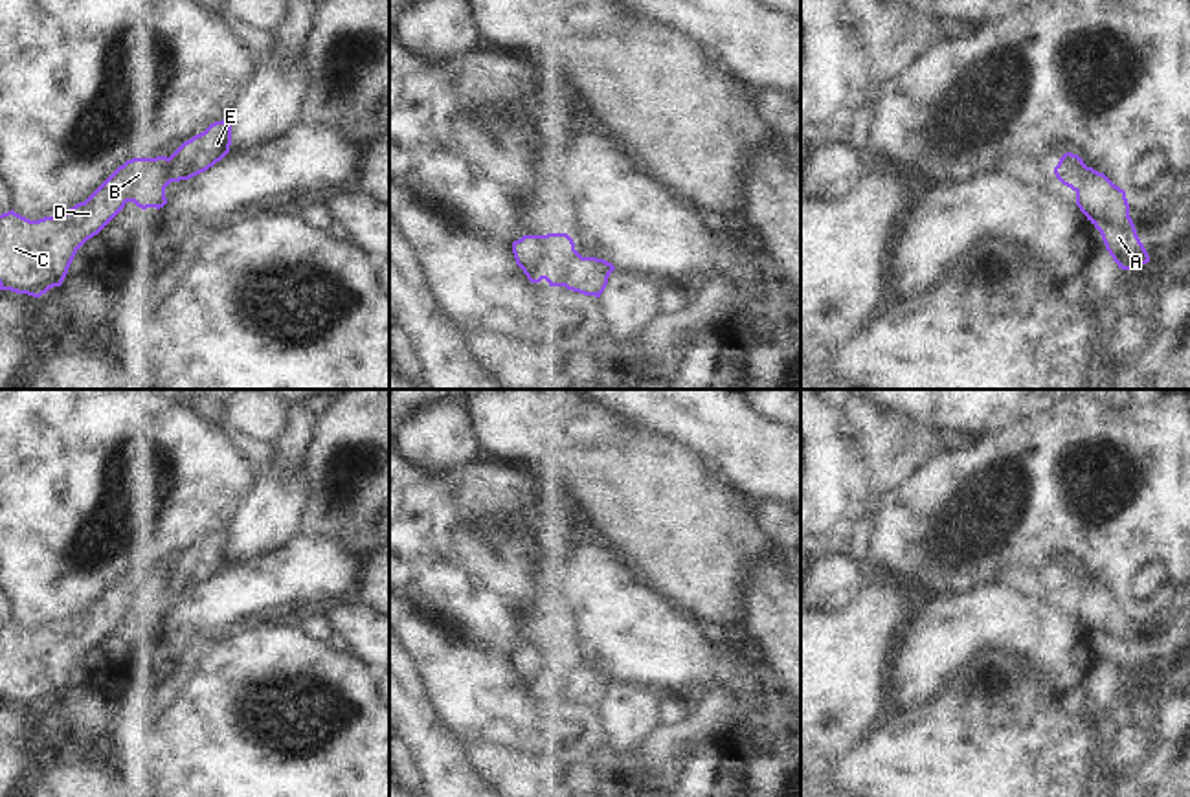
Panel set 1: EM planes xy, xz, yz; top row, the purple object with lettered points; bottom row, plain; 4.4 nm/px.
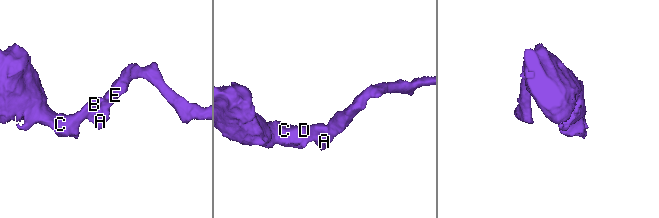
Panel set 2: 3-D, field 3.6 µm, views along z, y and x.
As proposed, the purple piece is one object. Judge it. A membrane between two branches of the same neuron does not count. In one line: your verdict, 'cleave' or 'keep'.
cleave

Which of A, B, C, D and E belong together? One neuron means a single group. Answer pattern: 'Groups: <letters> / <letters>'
Groups: A E / B C D.

